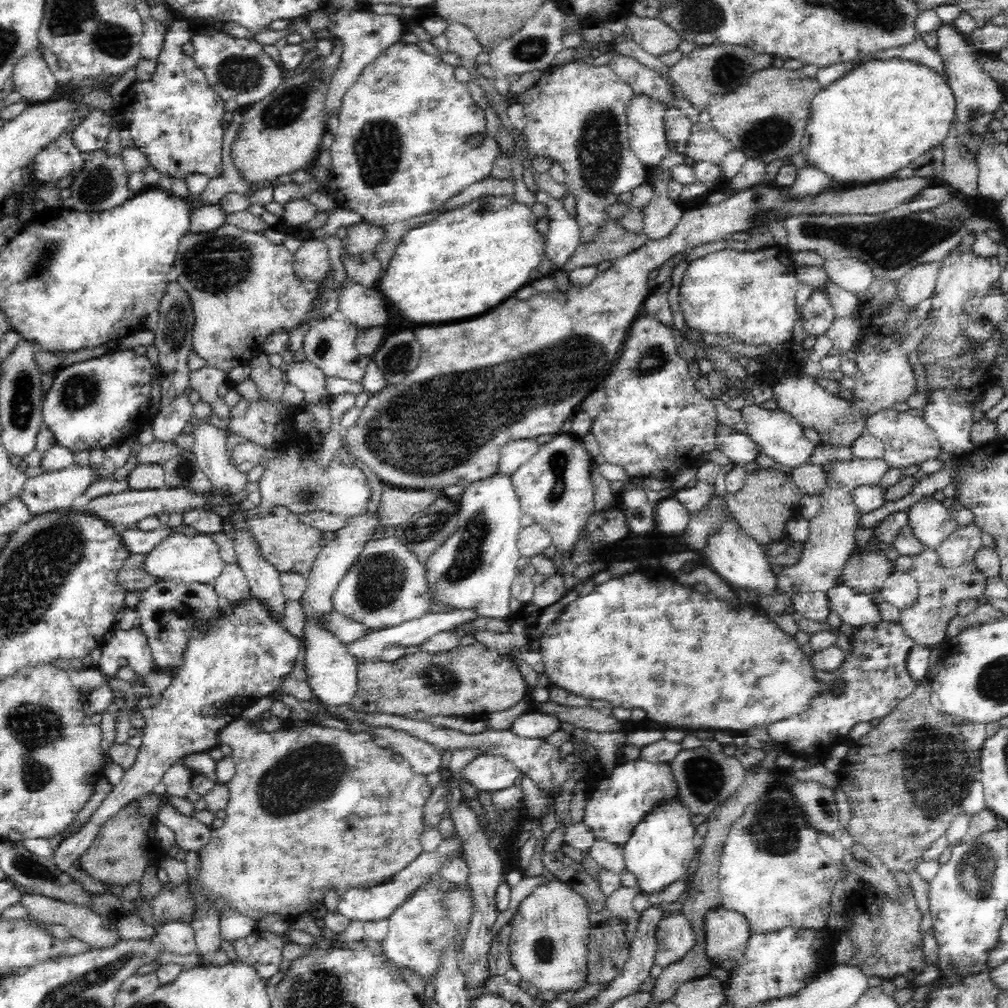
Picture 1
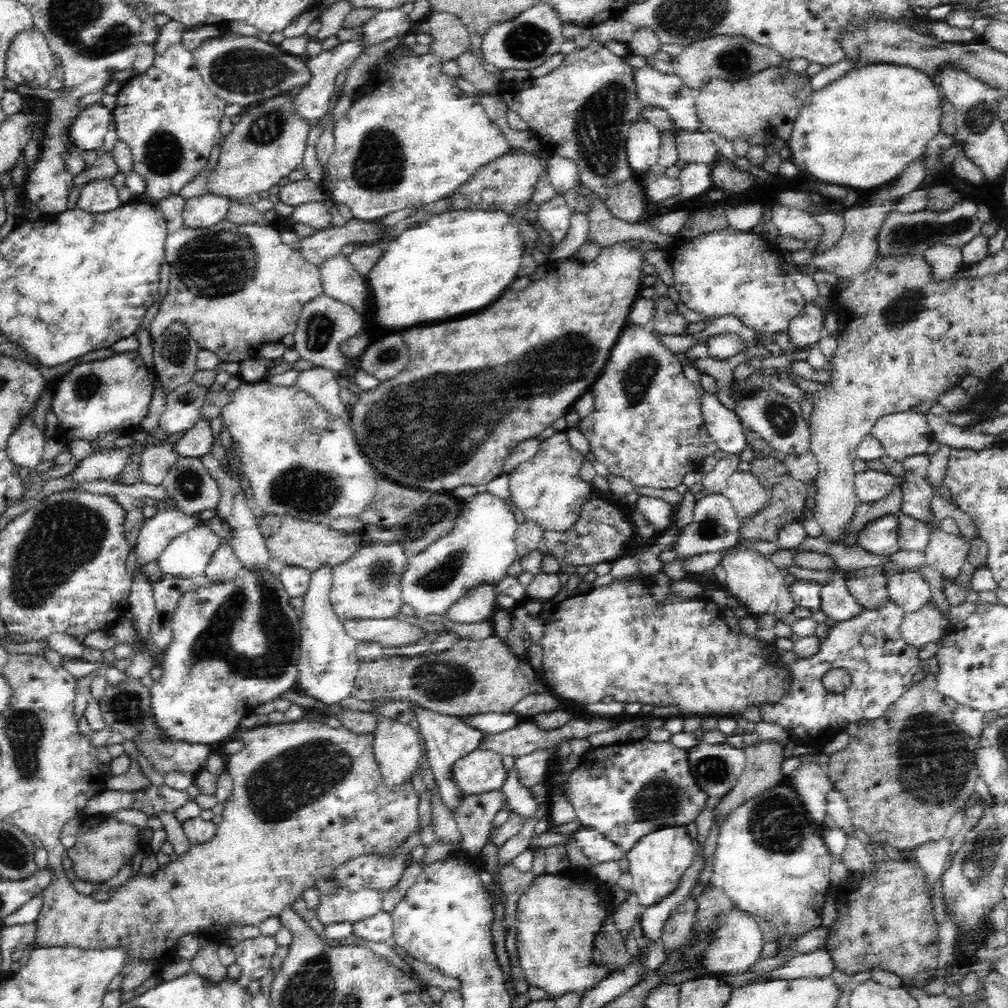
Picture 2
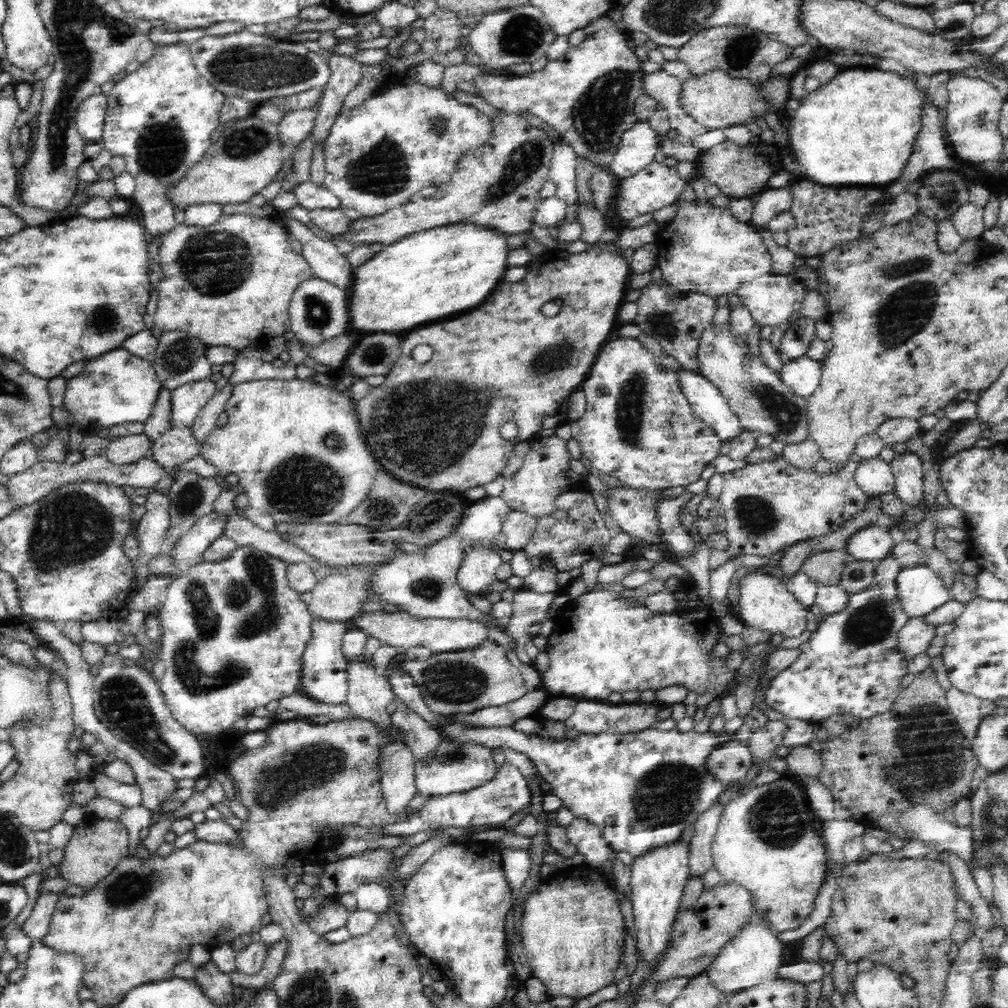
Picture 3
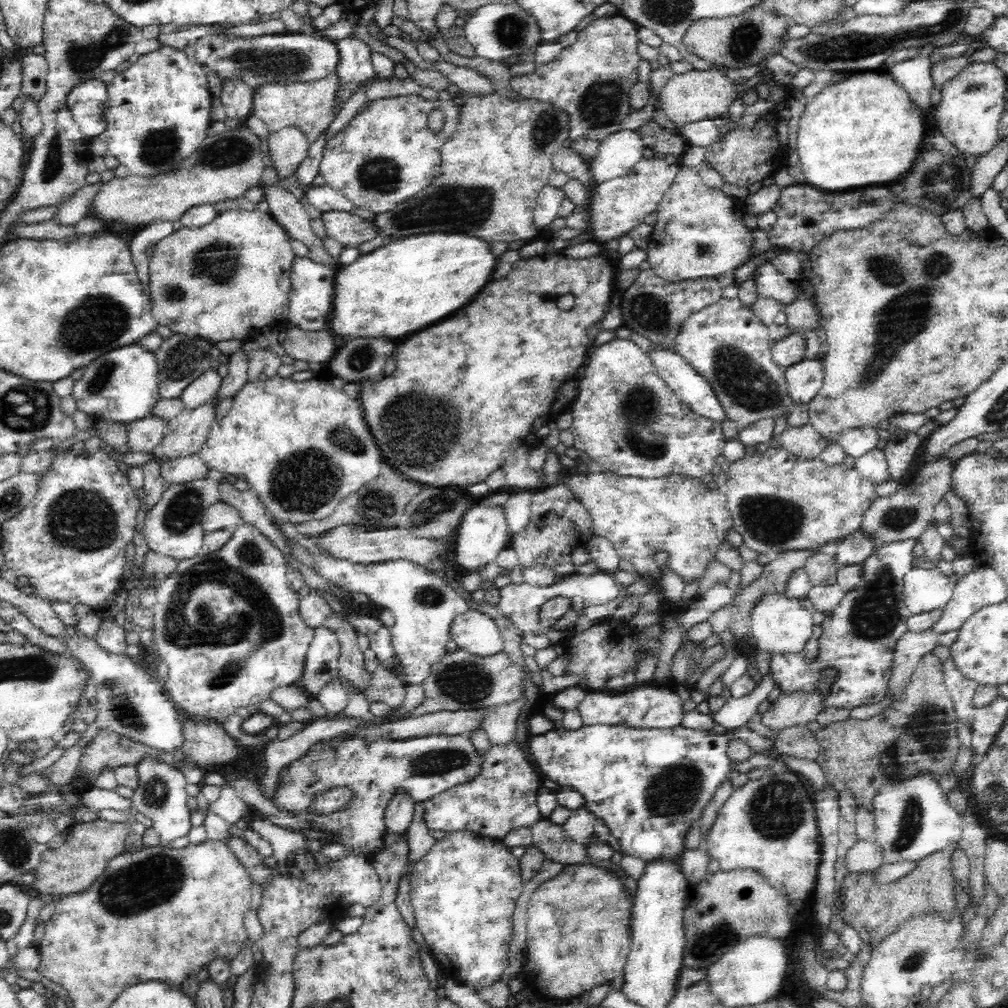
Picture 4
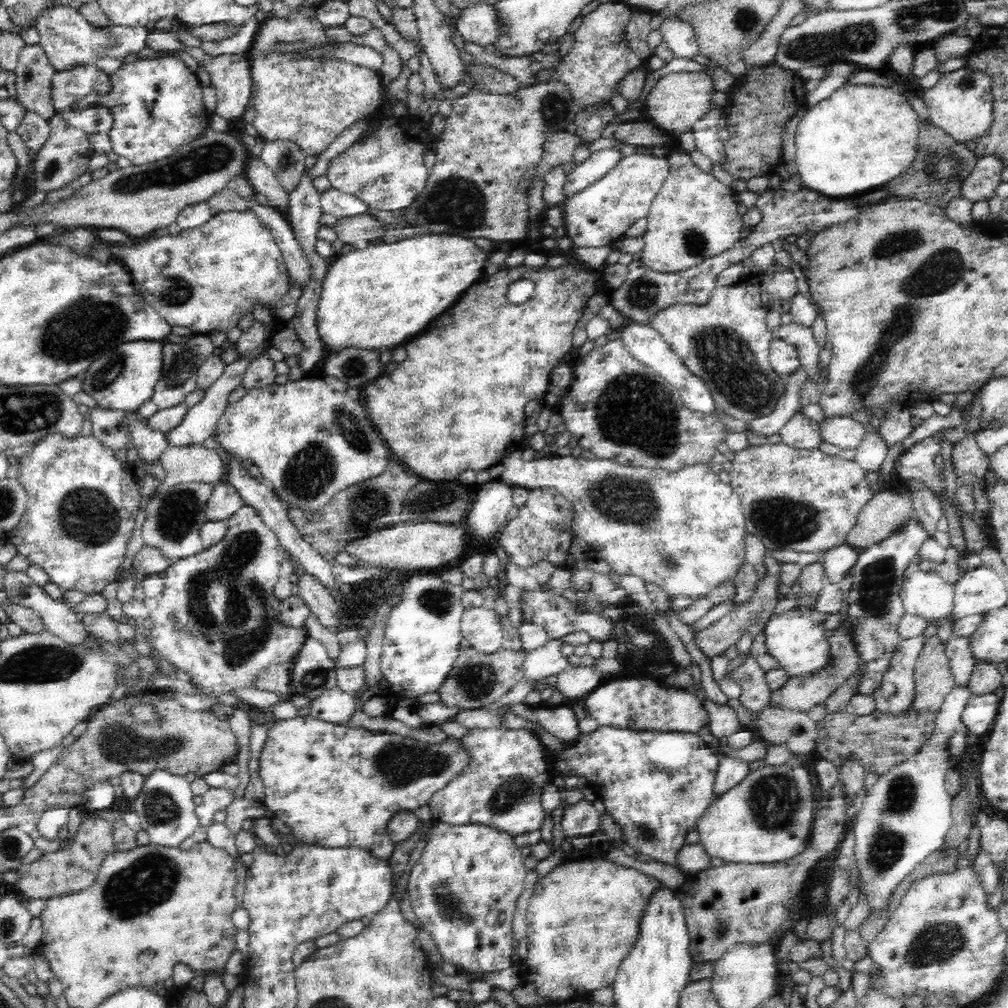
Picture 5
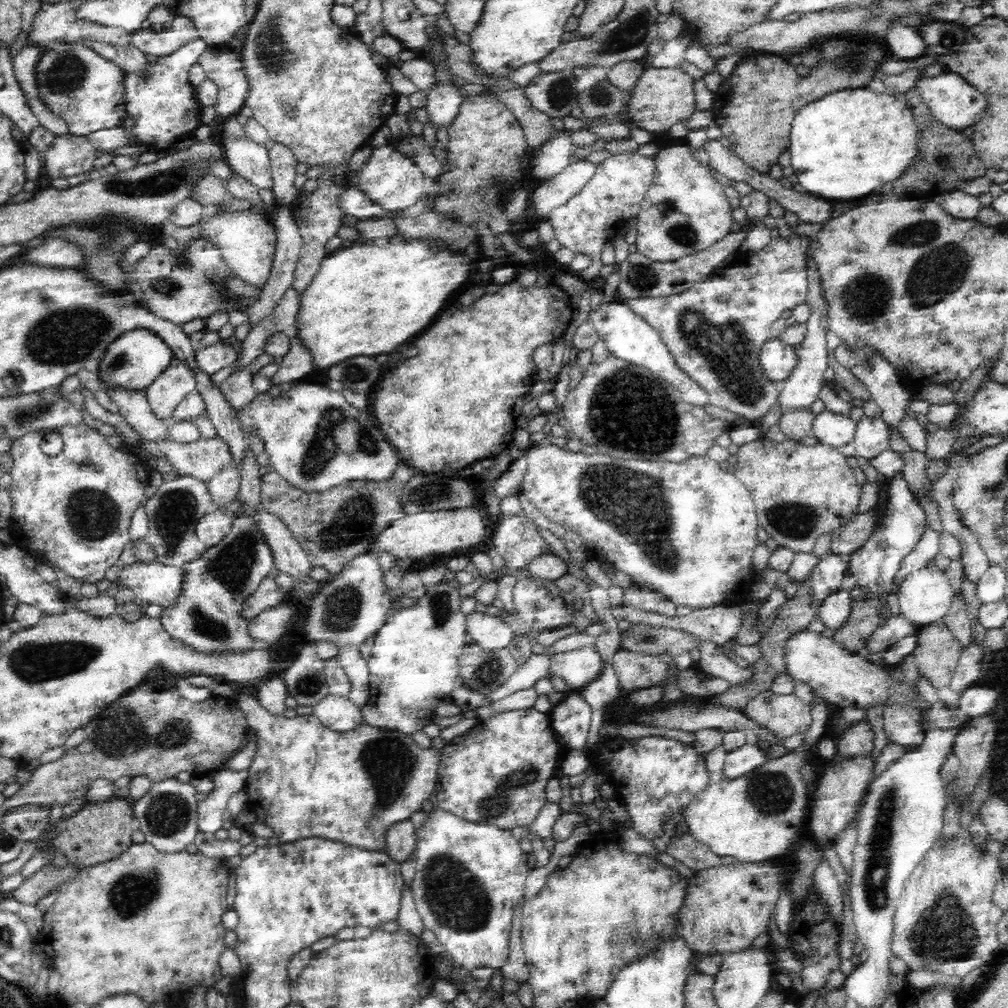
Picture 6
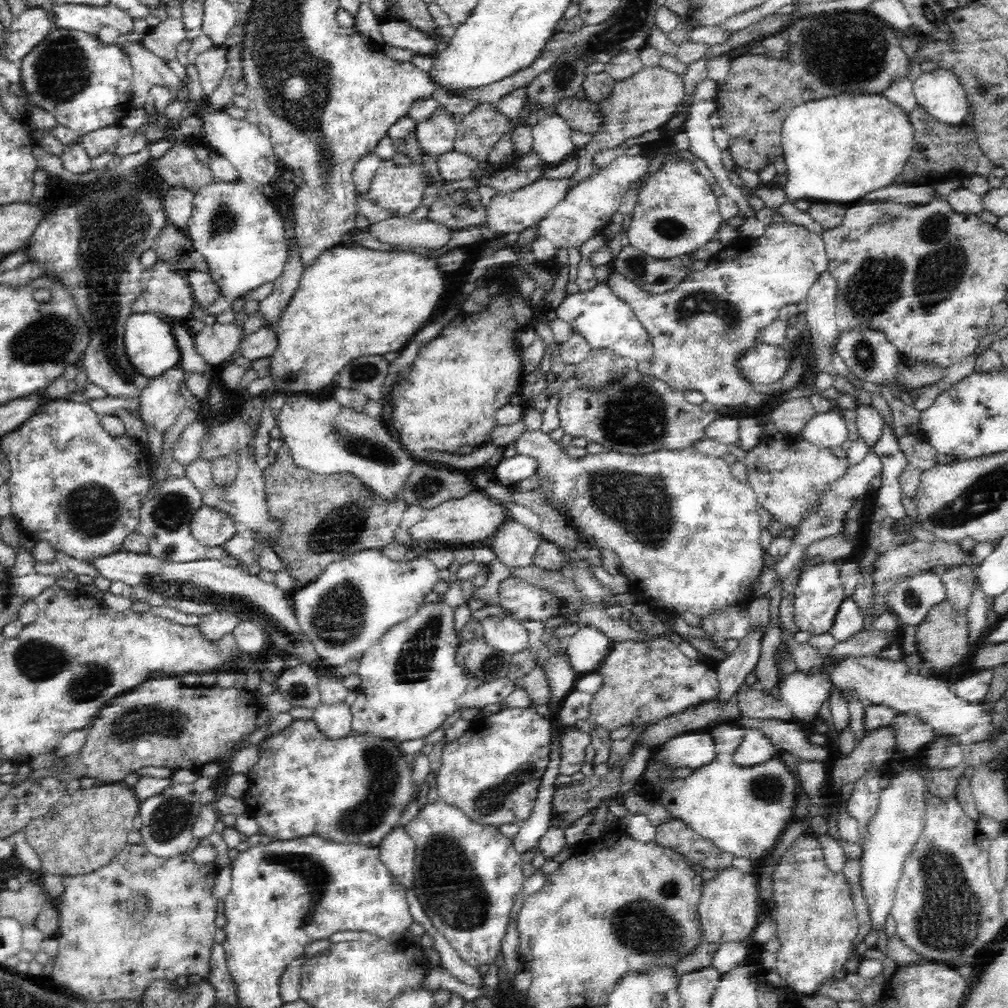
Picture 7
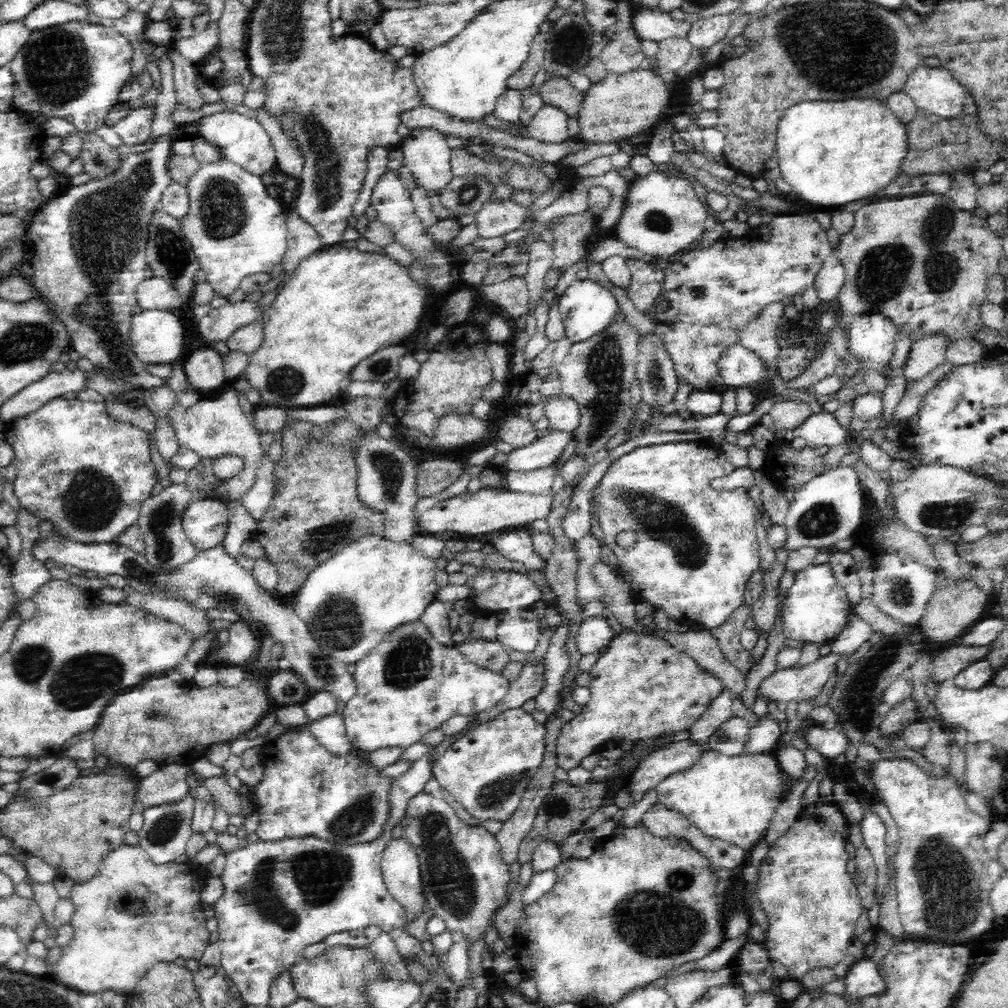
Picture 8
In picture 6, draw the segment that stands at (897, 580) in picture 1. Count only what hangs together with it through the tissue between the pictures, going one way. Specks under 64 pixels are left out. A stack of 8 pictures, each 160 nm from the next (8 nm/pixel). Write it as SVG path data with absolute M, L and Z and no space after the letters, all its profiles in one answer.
M935 567L901 577L897 588L899 612L919 628L946 616L955 591L946 574Z

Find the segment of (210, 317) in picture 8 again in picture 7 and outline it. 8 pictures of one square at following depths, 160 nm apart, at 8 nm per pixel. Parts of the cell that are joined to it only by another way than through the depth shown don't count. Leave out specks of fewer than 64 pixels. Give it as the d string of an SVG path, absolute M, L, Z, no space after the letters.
M237 322L231 324L215 323L204 327L201 331L193 333L196 351L212 367L220 368L228 359L239 350L240 335L243 328Z

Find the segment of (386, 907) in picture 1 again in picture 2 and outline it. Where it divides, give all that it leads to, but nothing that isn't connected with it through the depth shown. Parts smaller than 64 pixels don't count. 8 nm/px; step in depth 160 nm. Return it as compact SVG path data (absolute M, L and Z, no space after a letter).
M361 888L359 891L339 889L335 893L321 894L319 905L315 909L316 917L324 926L339 922L356 924L383 911L382 894L384 891L372 888Z

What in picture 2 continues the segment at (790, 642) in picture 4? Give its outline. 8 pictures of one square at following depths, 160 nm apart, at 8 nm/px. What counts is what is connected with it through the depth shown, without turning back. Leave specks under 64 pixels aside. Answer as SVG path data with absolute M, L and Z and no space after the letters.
M734 546L728 550L722 551L722 560L720 567L726 571L723 579L723 588L731 595L741 601L746 606L748 612L752 616L770 613L777 619L789 623L794 620L791 614L795 600L792 599L790 588L782 576L780 568L775 566L769 558L765 558L756 550L750 548L739 548Z

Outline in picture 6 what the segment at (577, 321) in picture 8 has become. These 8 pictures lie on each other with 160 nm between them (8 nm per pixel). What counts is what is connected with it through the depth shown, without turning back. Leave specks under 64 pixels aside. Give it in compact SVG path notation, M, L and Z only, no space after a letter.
M615 297L615 301L607 305L601 301L591 308L586 322L592 325L598 338L605 340L610 355L622 361L631 362L633 365L643 366L656 376L671 383L672 386L676 387L676 390L681 392L684 402L692 406L704 407L709 403L709 396L706 390L686 373L681 372L680 368L677 368L676 361L672 358L672 353L665 348L664 341L661 340L656 329L648 325L640 316L634 314L627 303L620 302L617 297Z

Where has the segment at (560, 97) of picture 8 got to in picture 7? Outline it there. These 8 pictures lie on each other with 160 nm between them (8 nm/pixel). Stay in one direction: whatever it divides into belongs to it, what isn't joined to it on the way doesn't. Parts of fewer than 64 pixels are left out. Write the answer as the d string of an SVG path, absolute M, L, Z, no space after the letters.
M576 96L572 99L562 100L556 106L557 114L566 120L573 130L580 130L591 134L599 129L602 119L600 119L598 104L594 104L587 99L577 100Z

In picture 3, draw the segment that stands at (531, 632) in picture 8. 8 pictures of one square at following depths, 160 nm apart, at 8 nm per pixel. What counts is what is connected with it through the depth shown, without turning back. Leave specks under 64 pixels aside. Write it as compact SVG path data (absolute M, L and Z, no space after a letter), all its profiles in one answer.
M404 611L397 612L366 612L358 613L350 620L350 627L356 628L377 638L383 645L398 647L407 650L413 647L424 647L432 653L453 652L462 650L476 650L488 640L486 637L487 628L480 619L452 618L439 619L427 618L420 620Z

